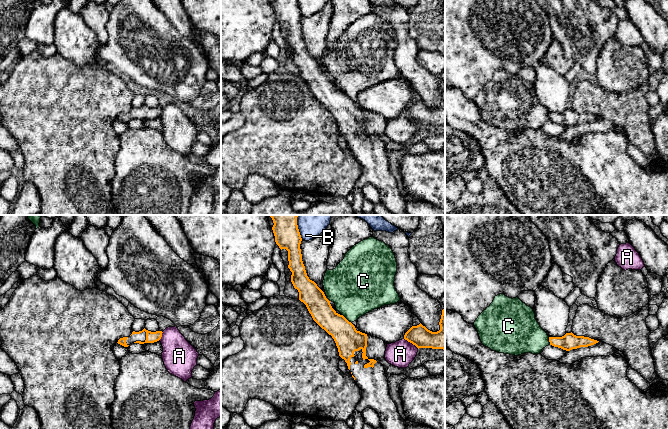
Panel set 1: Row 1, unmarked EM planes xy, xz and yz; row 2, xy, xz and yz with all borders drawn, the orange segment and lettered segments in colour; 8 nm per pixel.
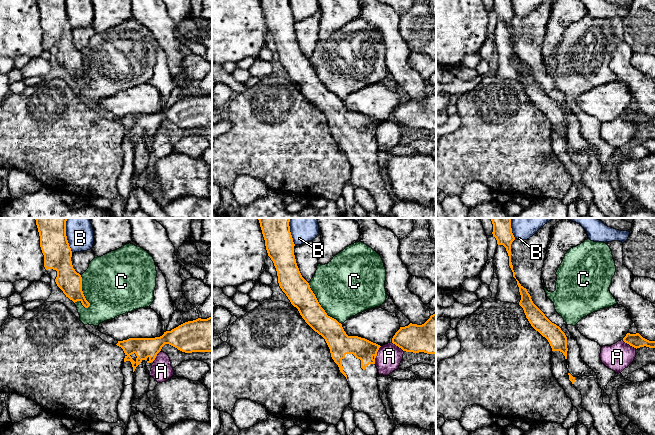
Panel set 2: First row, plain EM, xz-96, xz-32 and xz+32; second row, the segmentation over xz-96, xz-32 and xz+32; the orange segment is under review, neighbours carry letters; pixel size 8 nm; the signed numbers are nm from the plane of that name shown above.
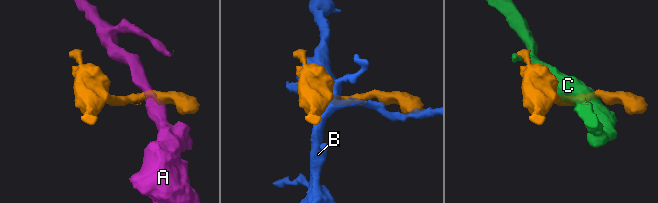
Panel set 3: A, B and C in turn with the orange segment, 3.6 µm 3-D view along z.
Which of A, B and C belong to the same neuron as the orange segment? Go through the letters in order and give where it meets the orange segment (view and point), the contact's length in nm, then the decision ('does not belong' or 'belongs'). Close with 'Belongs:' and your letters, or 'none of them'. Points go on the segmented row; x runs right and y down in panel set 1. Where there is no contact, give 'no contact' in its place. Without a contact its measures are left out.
A: meets orange in xz at (411, 342); contact 150 nm long; does not belong
B: meets orange in xz at (297, 227); contact 200 nm long; does not belong
C: meets orange in xz at (346, 319); contact 110 nm long; does not belong
Belongs: none of them

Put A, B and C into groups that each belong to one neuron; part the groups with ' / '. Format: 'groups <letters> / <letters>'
groups A / B / C

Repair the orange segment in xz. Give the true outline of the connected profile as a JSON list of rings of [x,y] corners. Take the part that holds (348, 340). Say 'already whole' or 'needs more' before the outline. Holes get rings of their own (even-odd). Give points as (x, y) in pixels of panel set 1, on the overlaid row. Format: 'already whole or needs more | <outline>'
needs more | [[[269,215],[273,220],[273,233],[279,248],[288,251],[288,268],[292,272],[291,282],[299,292],[299,300],[303,302],[313,320],[334,339],[339,356],[345,360],[356,384],[362,390],[362,397],[356,410],[362,412],[366,408],[374,409],[380,417],[383,429],[405,429],[406,421],[400,416],[397,407],[389,394],[388,379],[384,366],[366,356],[367,334],[357,331],[355,326],[343,315],[338,314],[331,306],[324,292],[307,276],[302,261],[300,244],[302,241],[298,225],[298,215]]]

